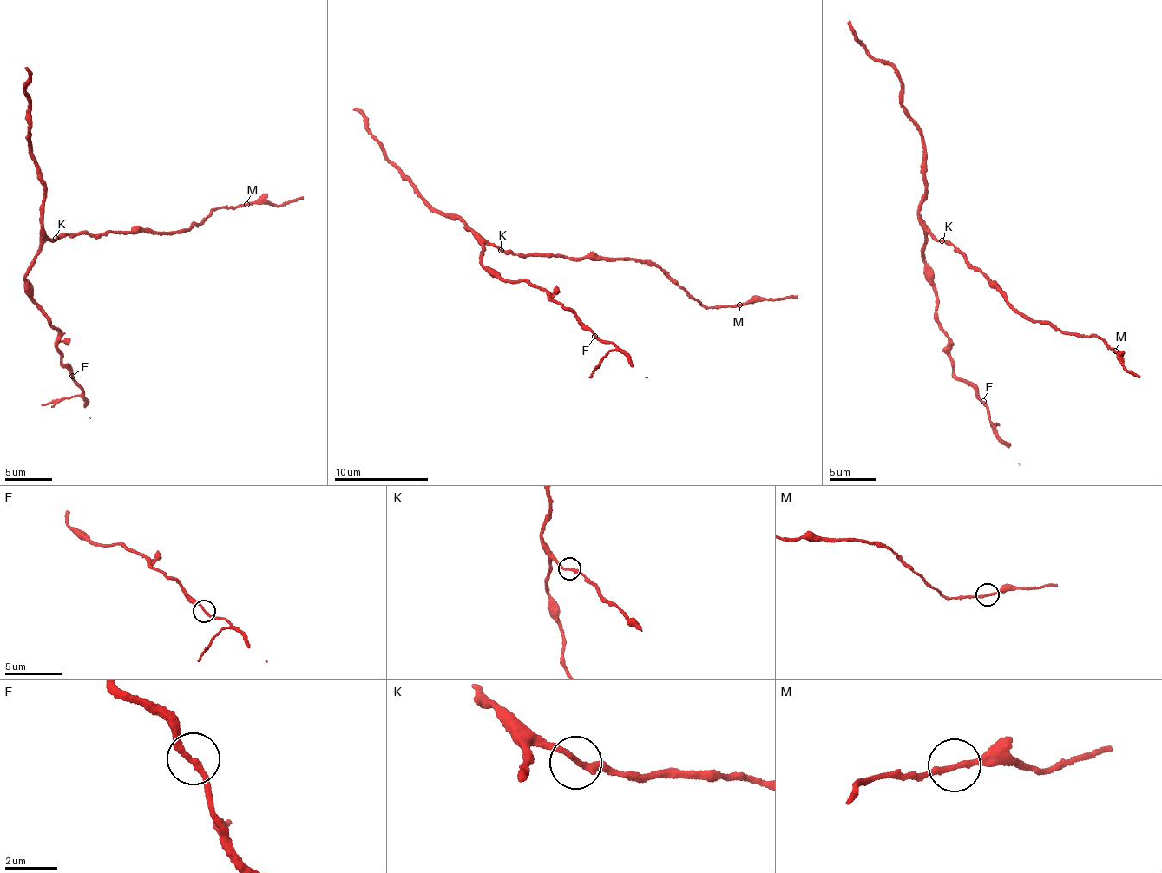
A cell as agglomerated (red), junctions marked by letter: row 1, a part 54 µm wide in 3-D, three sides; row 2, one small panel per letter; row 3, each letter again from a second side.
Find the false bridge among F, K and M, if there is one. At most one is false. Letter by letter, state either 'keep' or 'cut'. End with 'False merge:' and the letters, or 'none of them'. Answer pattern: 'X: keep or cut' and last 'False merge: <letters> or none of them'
F: keep
K: keep
M: keep
False merge: none of them

